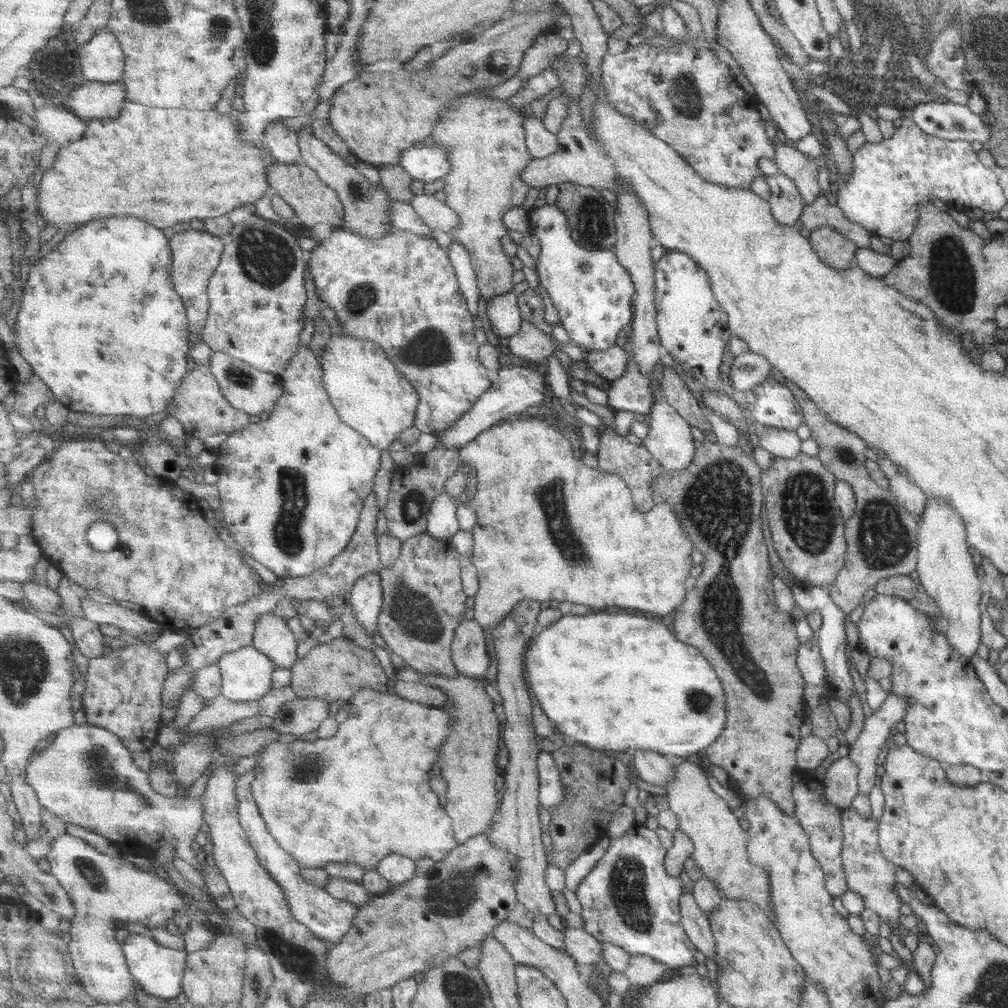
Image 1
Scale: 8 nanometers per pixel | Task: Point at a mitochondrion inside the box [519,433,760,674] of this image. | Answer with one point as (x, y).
(551, 493)

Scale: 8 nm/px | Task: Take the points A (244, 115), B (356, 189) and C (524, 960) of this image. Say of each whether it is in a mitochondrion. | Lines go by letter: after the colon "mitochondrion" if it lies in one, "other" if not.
A: other
B: mitochondrion
C: other

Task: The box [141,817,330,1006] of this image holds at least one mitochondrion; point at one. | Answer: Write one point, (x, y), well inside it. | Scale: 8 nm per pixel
(299, 961)

